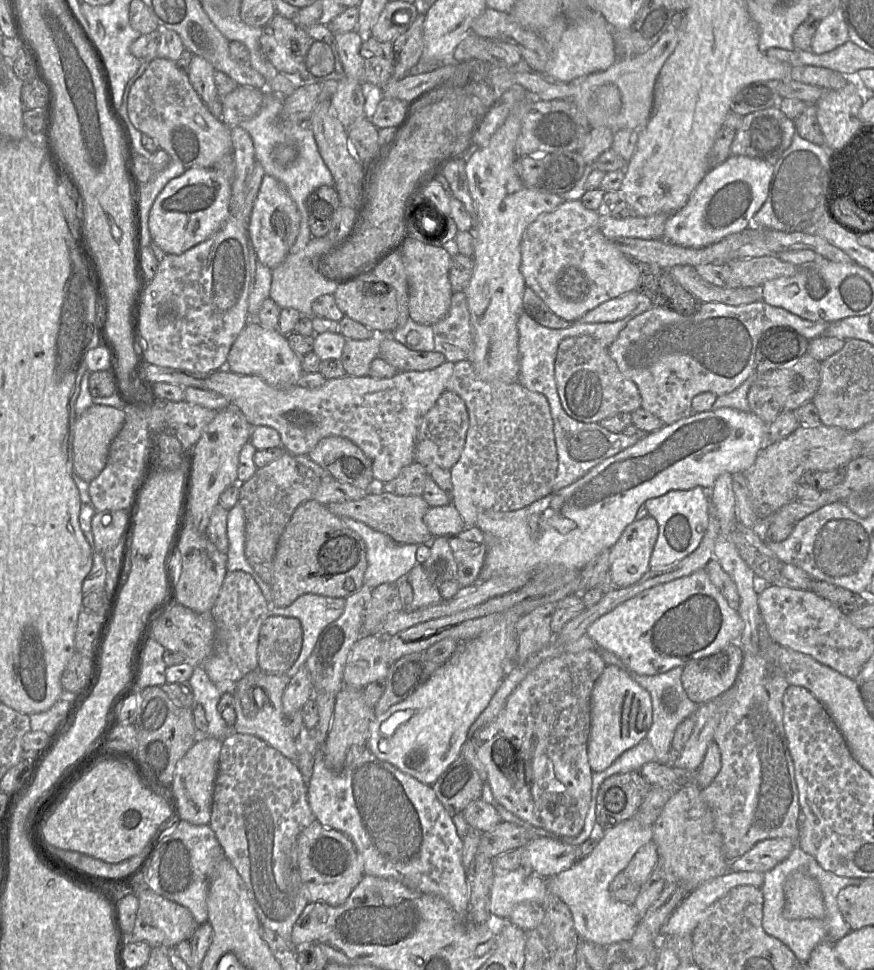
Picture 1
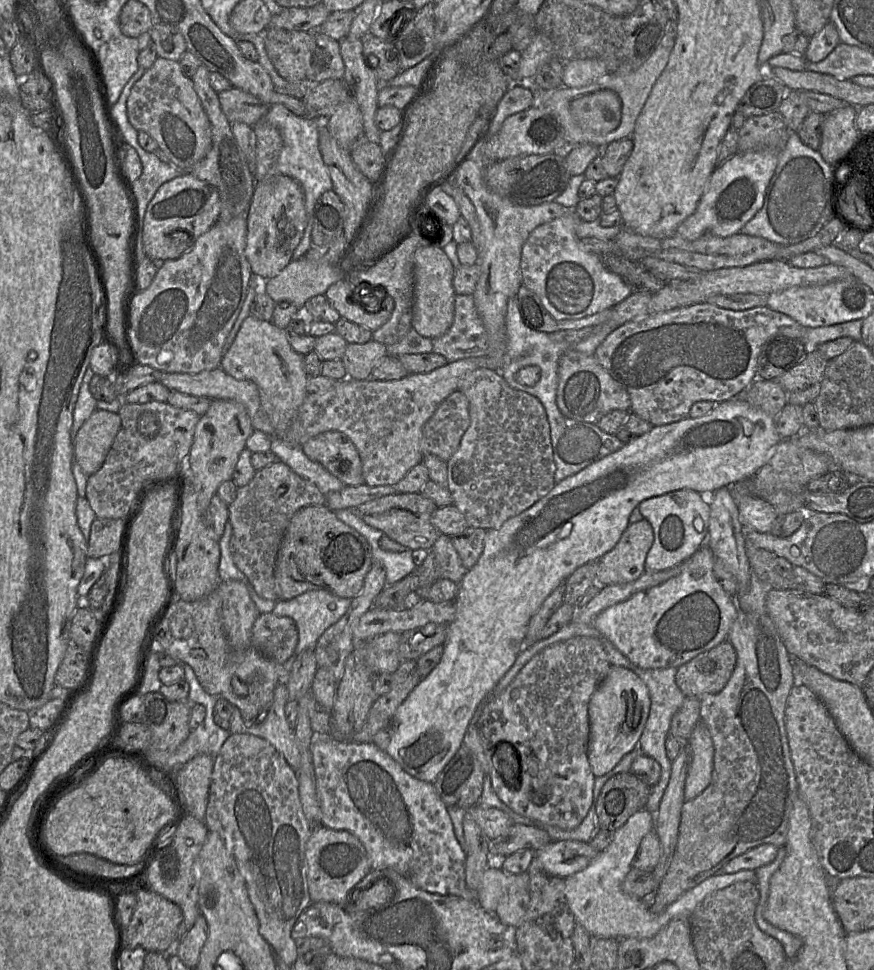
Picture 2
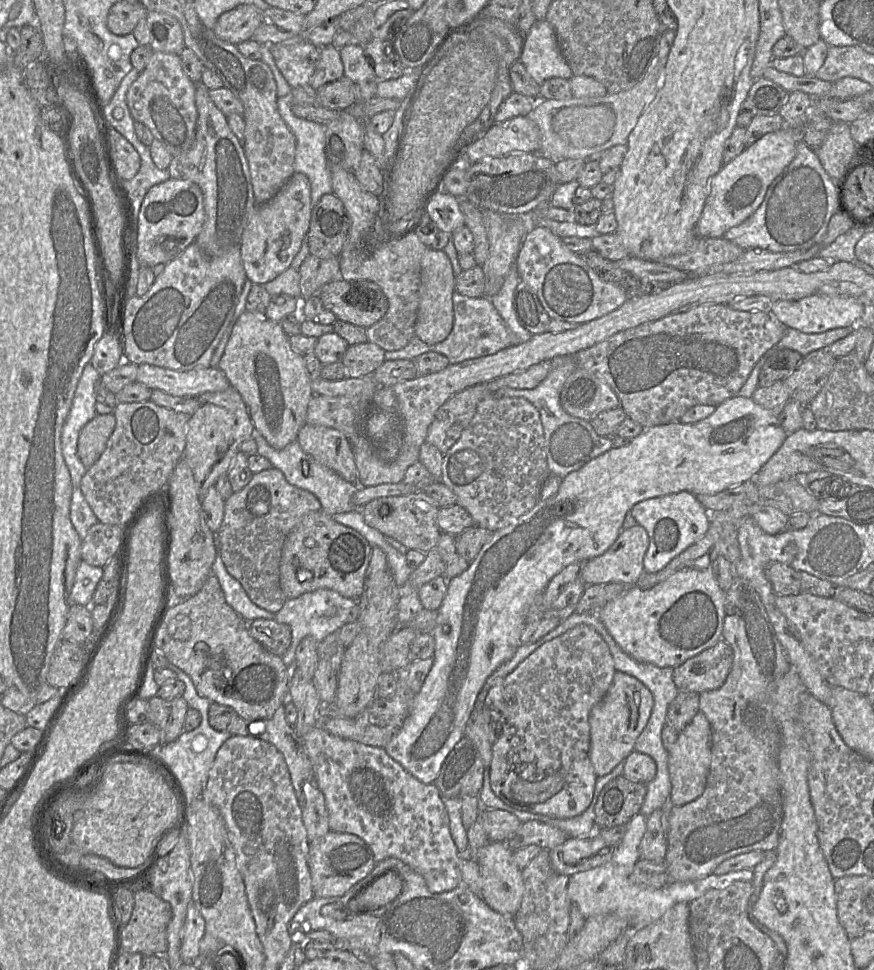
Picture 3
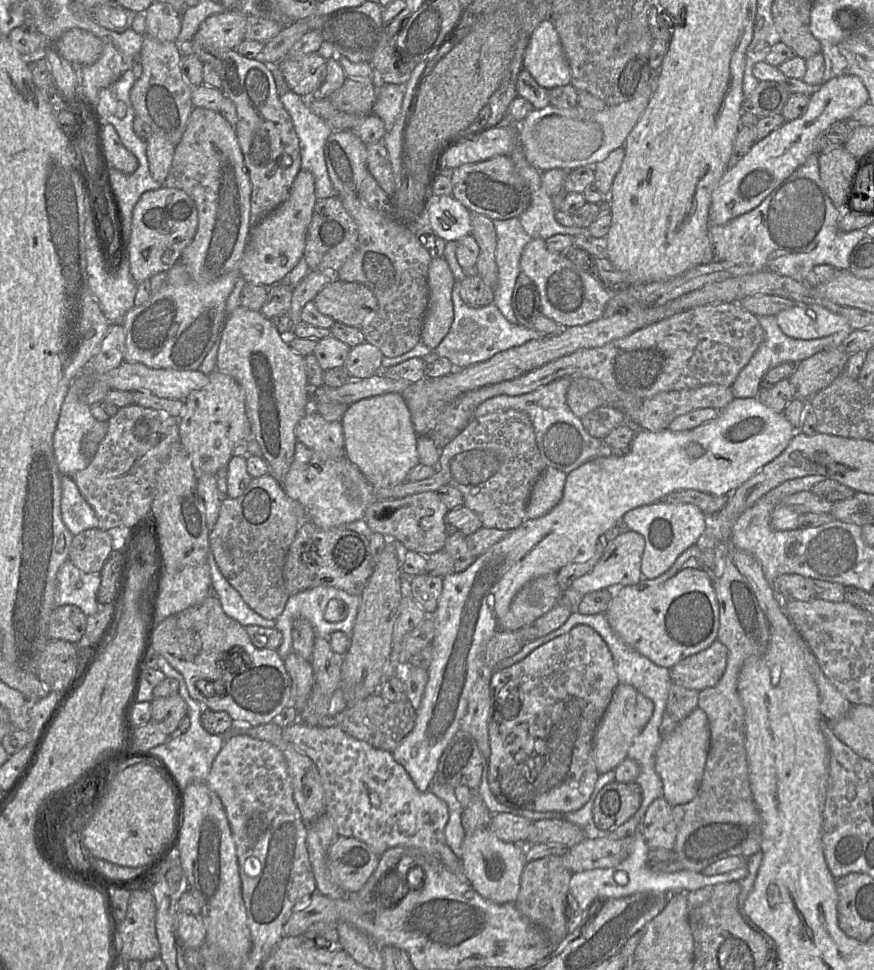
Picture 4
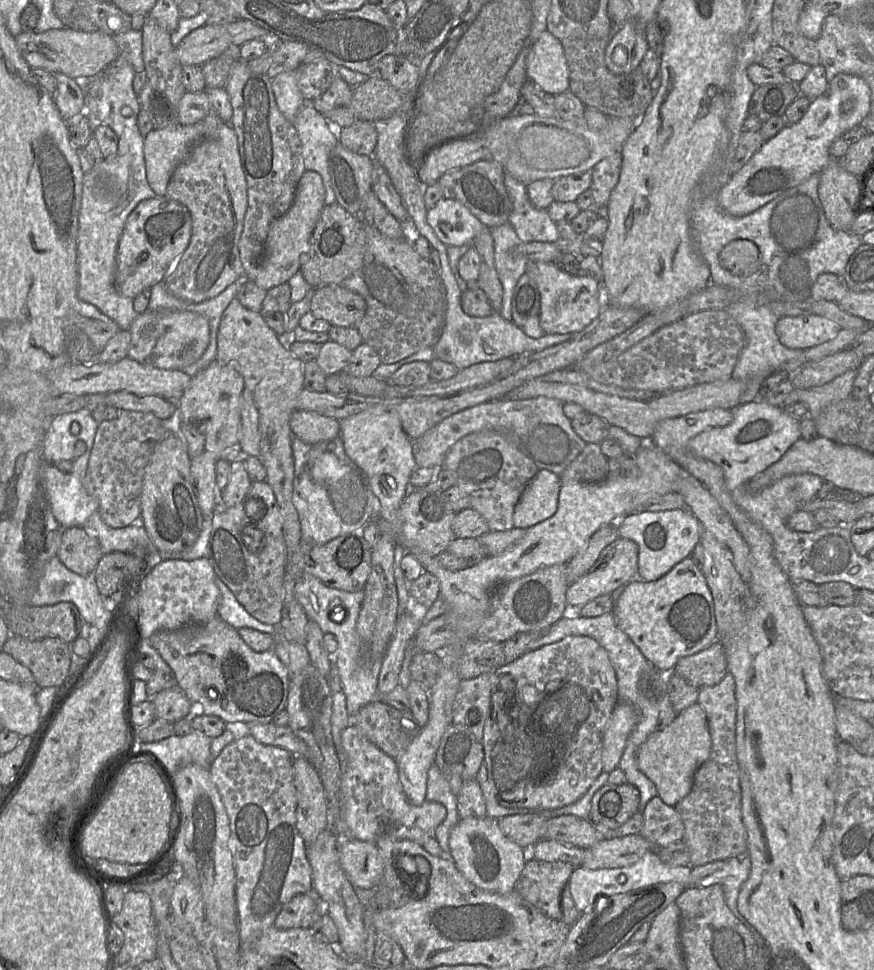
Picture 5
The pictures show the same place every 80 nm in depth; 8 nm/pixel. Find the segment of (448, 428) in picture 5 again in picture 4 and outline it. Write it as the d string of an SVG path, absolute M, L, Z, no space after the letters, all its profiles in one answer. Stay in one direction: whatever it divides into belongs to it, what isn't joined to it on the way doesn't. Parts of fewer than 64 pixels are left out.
M561 377L533 392L519 396L498 395L489 398L477 407L474 417L507 409L526 413L531 420L536 445L545 465L568 475L587 461L598 457L601 447L606 445L603 439L594 438L585 430L580 418L576 417L566 404L566 392L571 379Z

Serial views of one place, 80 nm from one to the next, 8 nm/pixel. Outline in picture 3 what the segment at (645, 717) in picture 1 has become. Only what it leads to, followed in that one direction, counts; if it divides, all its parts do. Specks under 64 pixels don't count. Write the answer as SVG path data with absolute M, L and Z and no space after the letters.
M616 671L604 697L589 713L589 758L597 777L610 773L633 751L638 736L652 713L654 700L649 689L638 679Z

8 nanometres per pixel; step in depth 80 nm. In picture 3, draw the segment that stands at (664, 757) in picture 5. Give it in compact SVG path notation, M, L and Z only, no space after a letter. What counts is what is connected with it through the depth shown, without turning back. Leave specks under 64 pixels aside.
M703 712L678 733L678 738L668 752L668 770L671 783L669 802L682 806L697 799L704 791L711 763L711 726Z

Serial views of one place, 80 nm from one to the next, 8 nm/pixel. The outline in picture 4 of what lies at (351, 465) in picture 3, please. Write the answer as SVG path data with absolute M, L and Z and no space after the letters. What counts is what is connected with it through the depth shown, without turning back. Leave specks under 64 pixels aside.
M310 410L295 428L297 441L309 449L331 458L345 456L345 439L341 422L328 422Z

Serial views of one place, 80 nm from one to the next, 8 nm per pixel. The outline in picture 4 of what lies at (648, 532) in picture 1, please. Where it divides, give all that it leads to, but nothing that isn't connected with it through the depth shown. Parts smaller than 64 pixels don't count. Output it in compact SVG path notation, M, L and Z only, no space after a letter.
M622 531L605 547L601 557L593 568L571 583L572 589L580 596L603 588L616 590L616 587L624 587L638 583L642 580L641 559L645 548L644 538L635 531Z

